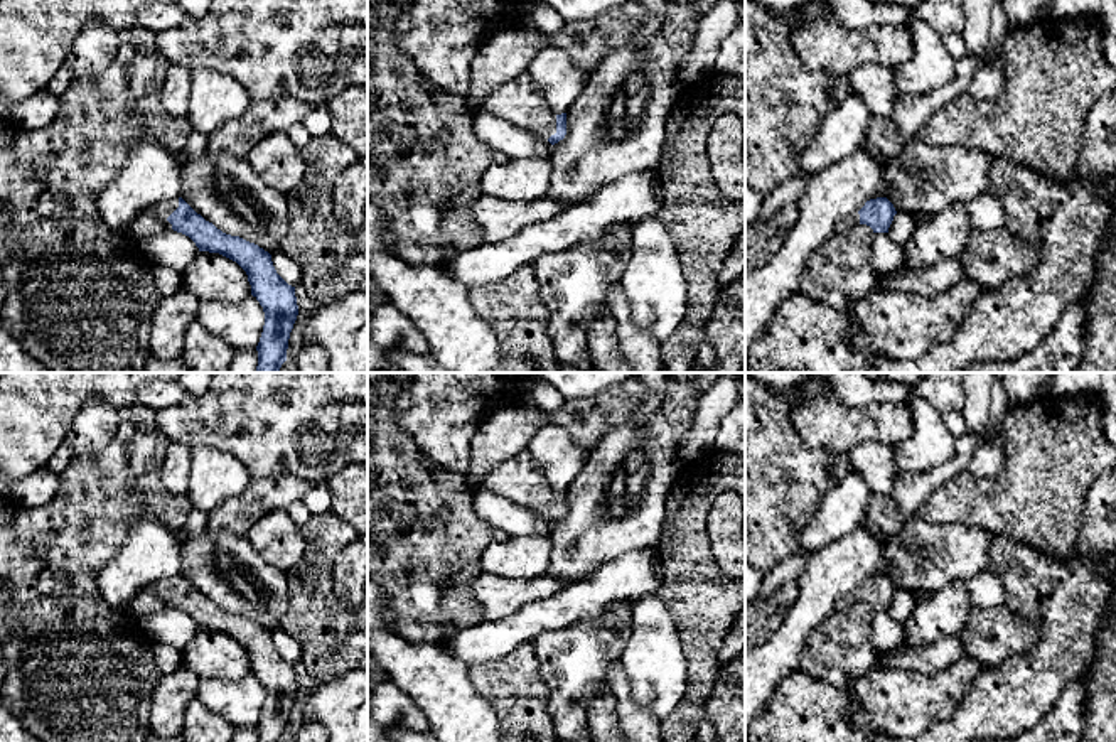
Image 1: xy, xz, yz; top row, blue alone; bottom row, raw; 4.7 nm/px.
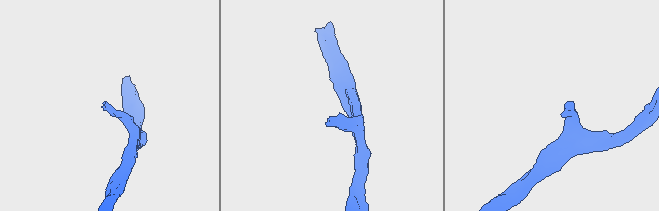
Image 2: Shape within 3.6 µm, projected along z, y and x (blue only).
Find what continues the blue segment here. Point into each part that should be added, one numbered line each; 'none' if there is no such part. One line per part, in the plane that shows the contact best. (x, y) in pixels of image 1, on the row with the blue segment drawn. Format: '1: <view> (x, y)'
1: xy (160, 211)

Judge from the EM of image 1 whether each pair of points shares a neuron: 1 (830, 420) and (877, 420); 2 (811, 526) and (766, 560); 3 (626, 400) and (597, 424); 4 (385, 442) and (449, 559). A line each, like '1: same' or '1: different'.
1: same
2: different
3: same
4: same

